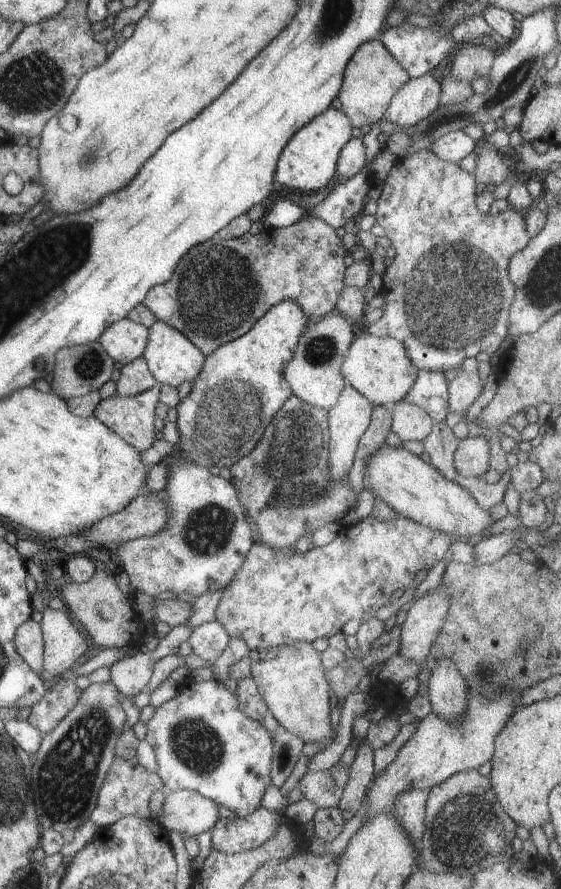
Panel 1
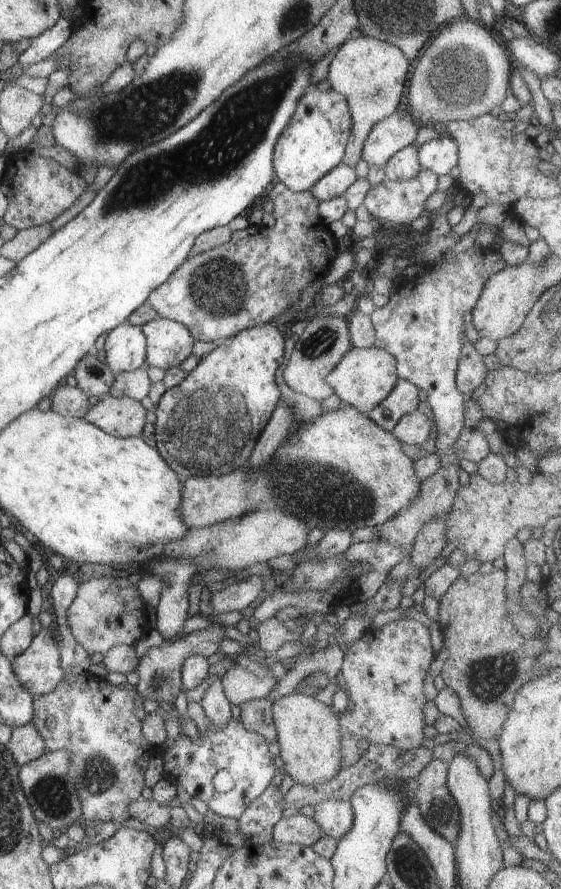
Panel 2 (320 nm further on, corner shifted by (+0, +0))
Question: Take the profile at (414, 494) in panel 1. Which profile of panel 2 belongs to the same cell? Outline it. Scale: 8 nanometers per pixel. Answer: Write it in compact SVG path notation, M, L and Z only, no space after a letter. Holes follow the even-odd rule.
M342 406L326 411L320 418L300 424L300 432L292 434L276 450L269 466L248 470L240 466L222 476L190 476L182 481L182 502L178 506L180 518L188 528L206 528L230 519L241 518L258 510L282 510L304 520L311 528L328 531L331 528L355 531L367 526L382 526L398 512L404 512L422 488L416 476L414 461L403 450L404 446L390 431L379 428L355 407Z

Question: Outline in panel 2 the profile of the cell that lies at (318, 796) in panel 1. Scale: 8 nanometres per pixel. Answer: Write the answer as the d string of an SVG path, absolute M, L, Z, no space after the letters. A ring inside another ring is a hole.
M324 800L314 807L313 820L322 828L323 833L340 841L352 828L353 810L349 801Z

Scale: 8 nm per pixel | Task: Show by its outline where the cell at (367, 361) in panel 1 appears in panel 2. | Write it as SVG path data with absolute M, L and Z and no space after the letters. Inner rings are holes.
M372 346L371 348L352 347L325 380L329 386L332 386L334 395L342 402L357 408L360 413L367 414L390 396L400 378L397 374L396 358Z

